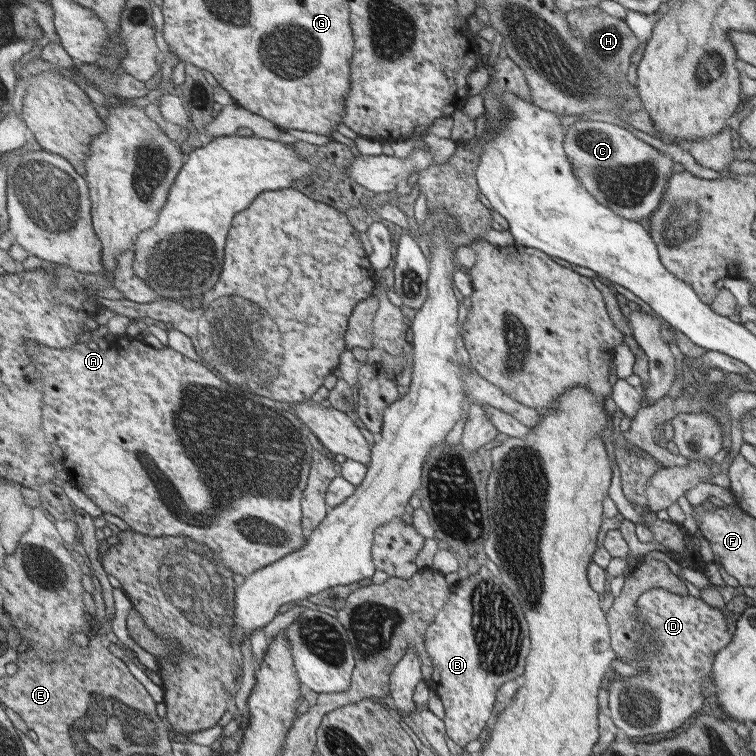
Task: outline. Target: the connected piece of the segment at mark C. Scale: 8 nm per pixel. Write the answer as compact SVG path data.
M581 119L566 128L567 155L571 156L571 164L575 164L575 172L579 172L579 180L587 184L587 192L599 203L606 205L611 211L639 222L641 218L651 215L664 200L667 184L673 174L673 160L655 148L635 138L631 132L619 125Z

